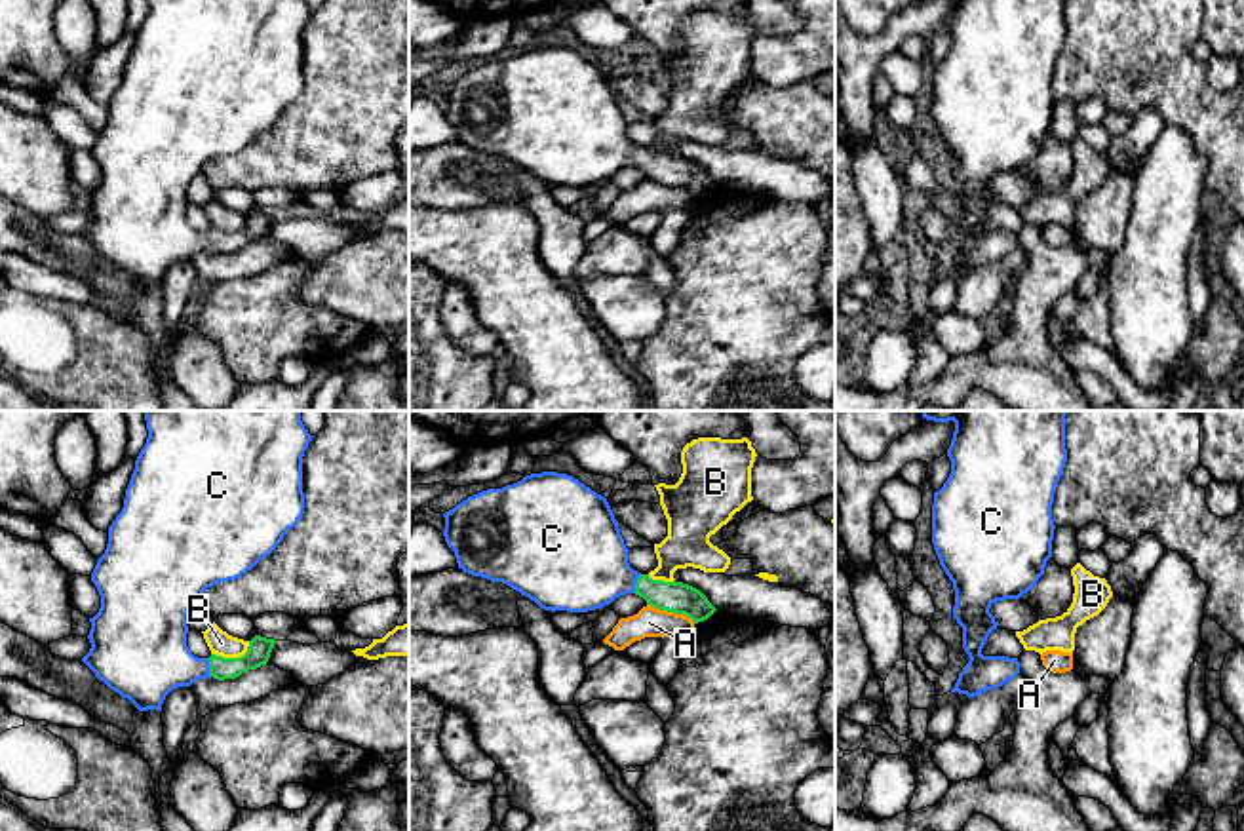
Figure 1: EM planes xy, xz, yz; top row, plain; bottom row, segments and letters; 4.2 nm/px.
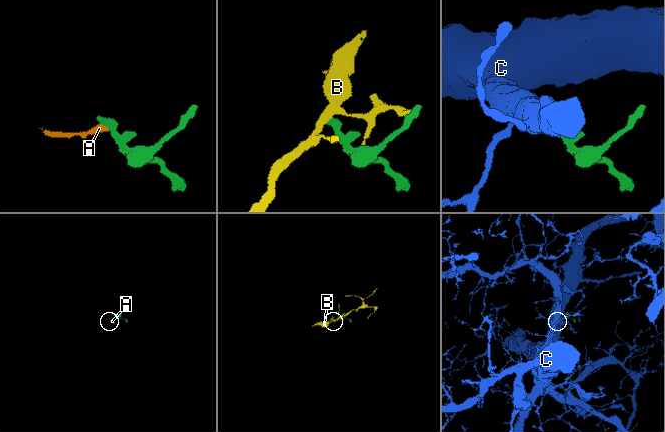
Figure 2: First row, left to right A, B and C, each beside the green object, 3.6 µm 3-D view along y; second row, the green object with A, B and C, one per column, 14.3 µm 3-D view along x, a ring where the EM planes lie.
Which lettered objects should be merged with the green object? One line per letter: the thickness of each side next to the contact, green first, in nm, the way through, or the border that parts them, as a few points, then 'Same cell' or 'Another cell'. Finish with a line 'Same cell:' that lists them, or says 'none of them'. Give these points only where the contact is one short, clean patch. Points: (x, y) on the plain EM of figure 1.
A: Thickness 130 nm (green) against 130 nm. Boundary: xz (647, 177), (683, 187), (695, 196). Another cell
B: Thickness 100 nm (green) against 100 nm. Boundary: xy (250, 215), (248, 223), (238, 231), (212, 229). Another cell
C: Thickness 100 nm (green) against 300 nm. Path across: xy (259, 223), (238, 240), (210, 242), (179, 242), (153, 232). Same cell
Same cell: C

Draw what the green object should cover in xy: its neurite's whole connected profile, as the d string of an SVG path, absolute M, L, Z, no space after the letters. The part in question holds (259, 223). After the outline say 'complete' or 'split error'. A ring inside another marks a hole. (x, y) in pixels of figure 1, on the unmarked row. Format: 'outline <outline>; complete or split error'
outline M146 0L148 11L141 23L129 59L126 63L124 82L108 101L108 118L105 127L97 133L91 146L91 156L101 169L99 186L89 192L89 226L82 236L103 255L110 264L127 272L139 285L156 283L162 285L165 270L179 261L190 261L198 253L213 251L217 255L236 253L249 243L266 240L270 226L278 215L255 209L249 215L247 226L240 232L223 232L211 228L209 232L198 232L186 221L186 188L190 181L202 173L204 165L215 158L236 154L253 143L261 133L270 129L276 120L283 114L289 103L293 103L304 87L304 67L302 67L302 30L312 15L312 10L304 0Z; split error

